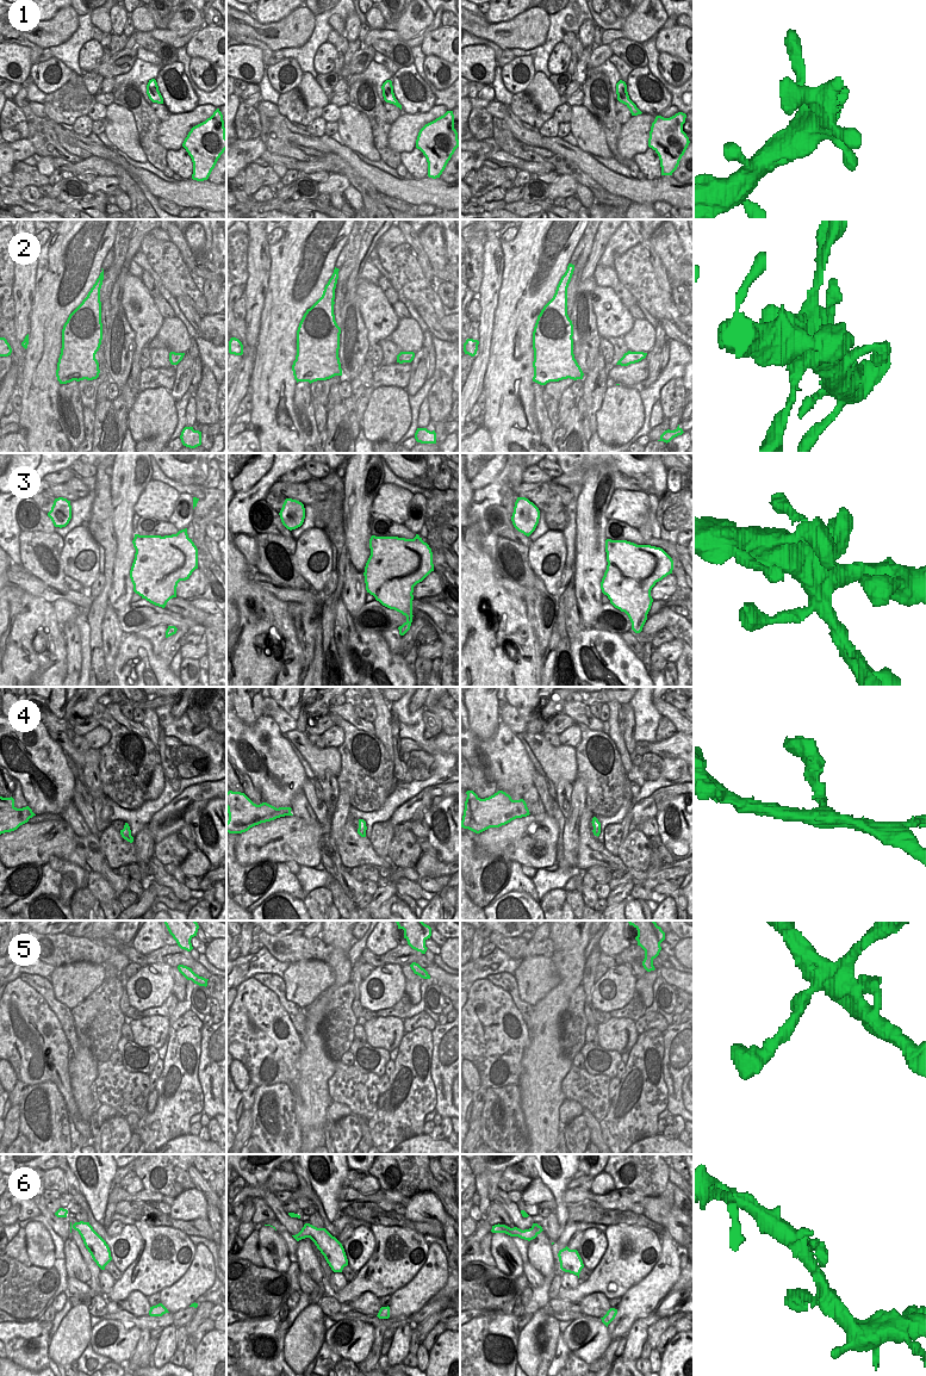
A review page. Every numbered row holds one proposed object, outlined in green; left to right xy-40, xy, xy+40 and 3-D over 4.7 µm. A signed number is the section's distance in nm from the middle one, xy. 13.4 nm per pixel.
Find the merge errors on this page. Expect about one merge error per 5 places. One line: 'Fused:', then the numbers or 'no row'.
Fused: no row

